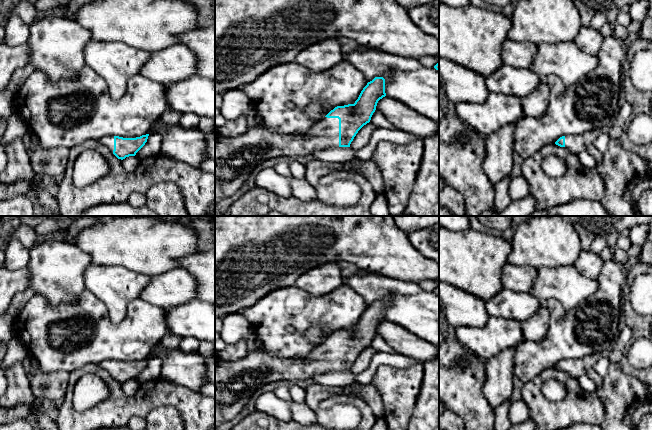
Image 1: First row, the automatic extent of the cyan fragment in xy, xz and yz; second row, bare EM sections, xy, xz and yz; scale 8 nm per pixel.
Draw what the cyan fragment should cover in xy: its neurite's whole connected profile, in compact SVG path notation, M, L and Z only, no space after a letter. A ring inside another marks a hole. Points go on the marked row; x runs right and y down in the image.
M149 134L136 138L106 136L99 140L99 143L108 147L118 159L123 160L126 157L135 156L147 142L148 136Z

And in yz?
M593 129L580 135L568 135L560 137L555 144L565 147L570 153L578 155L581 151L587 150L593 145L597 136L603 132L601 129Z

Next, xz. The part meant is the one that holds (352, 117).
M375 77L363 88L354 104L335 107L305 134L282 134L263 125L258 127L248 127L244 134L236 138L226 138L220 135L215 135L215 206L237 192L249 178L253 170L261 163L270 159L278 157L289 157L292 159L296 156L307 157L311 156L315 151L327 148L350 147L350 144L358 131L370 122L371 117L376 110L378 101L385 96L385 79L383 77Z

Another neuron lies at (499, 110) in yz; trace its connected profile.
M493 92L482 104L461 102L455 110L464 124L484 137L525 117L521 98Z

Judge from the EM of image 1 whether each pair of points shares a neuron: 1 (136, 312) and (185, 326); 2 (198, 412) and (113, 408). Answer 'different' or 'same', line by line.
1: different
2: same

